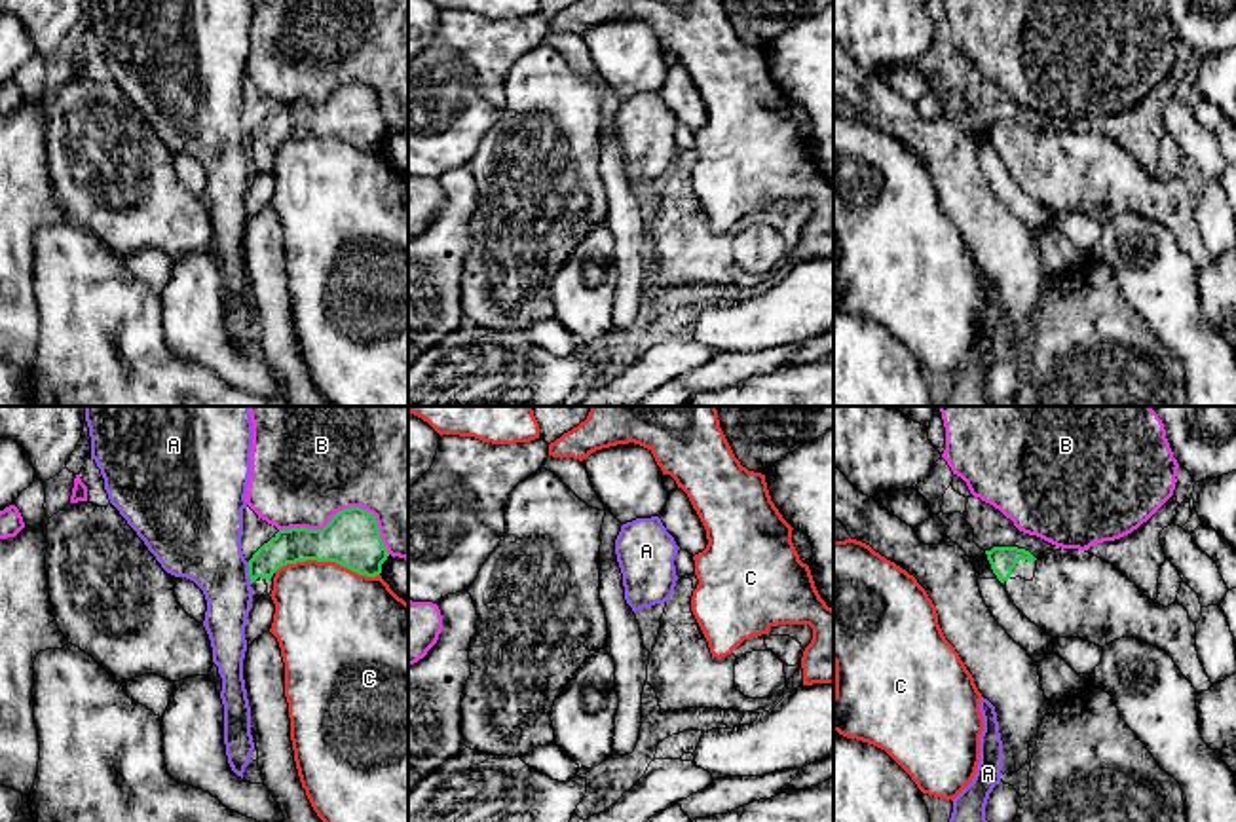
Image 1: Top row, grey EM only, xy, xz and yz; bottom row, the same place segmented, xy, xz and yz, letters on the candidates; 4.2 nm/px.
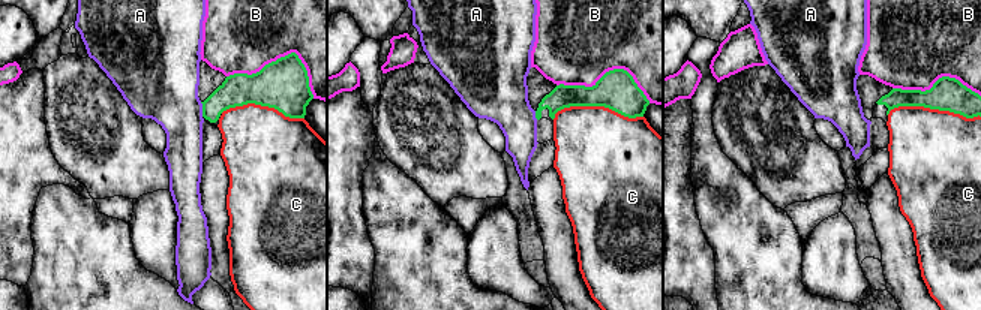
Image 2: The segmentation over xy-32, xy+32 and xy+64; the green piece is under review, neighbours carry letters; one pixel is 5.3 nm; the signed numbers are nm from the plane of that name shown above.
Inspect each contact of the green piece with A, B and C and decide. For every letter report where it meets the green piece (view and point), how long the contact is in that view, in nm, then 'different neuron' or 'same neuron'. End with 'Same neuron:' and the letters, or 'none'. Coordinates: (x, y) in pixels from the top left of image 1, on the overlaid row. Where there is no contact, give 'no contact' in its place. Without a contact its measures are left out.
A: contact xy (249, 574); length 100 nm; different neuron
B: contact xy (346, 509); length 480 nm; different neuron
C: contact xy (327, 560); length 440 nm; different neuron
Same neuron: none

